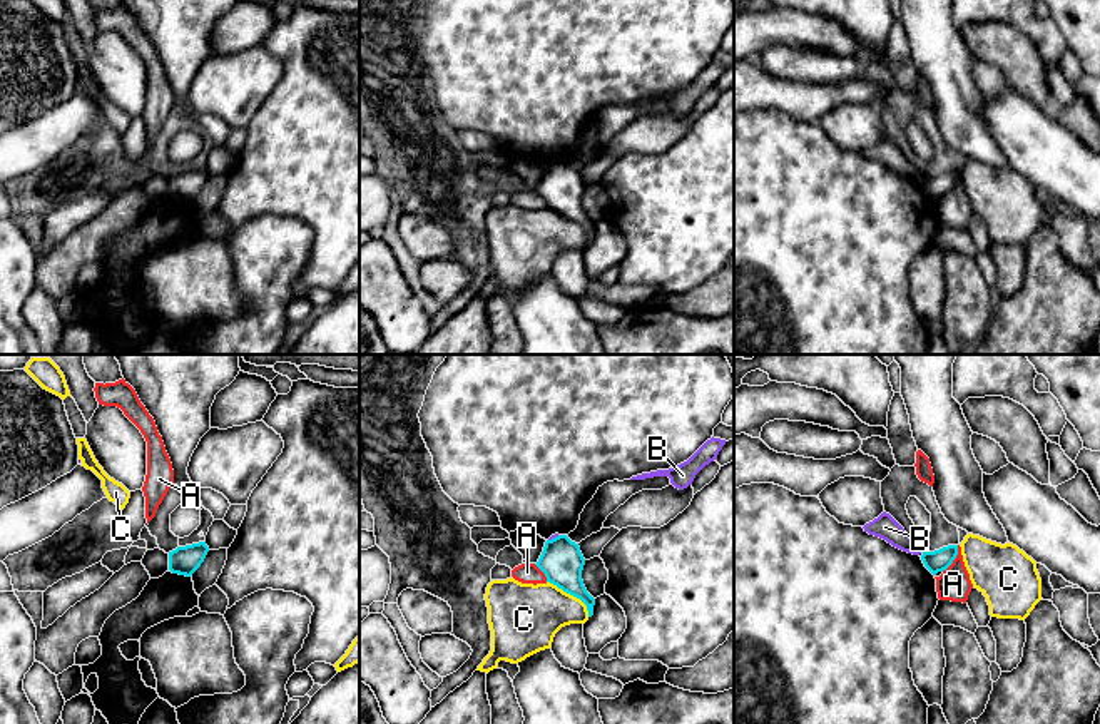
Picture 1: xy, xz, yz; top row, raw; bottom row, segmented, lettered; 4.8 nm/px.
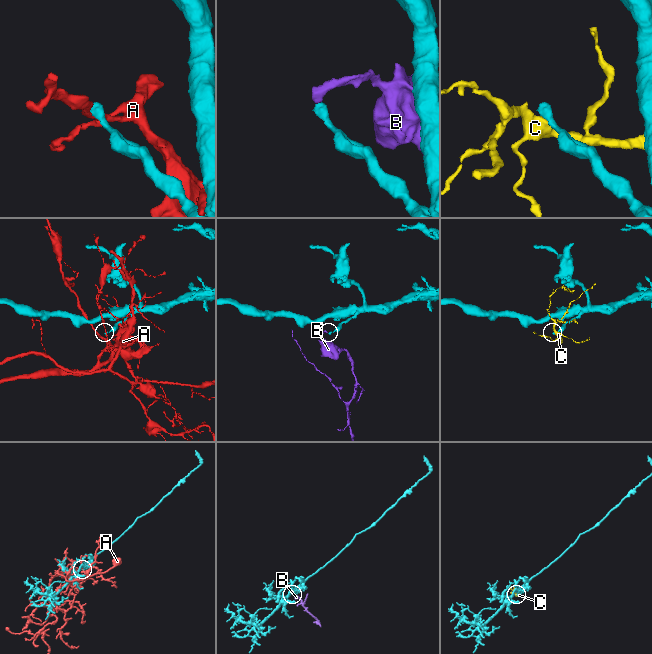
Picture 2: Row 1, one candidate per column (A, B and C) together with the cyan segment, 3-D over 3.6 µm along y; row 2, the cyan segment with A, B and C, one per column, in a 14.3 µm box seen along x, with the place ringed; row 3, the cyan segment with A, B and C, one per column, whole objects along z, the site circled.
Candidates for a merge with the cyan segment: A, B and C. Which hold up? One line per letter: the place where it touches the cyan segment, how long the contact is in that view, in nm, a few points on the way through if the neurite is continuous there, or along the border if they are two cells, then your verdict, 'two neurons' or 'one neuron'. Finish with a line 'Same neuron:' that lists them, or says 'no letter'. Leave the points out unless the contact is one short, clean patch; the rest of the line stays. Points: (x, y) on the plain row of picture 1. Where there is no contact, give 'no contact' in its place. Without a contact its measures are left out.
A: meets cyan in yz at (955, 183); contact 150 nm long; two neurons
B: meets cyan in xz at (555, 163); contact 60 nm long; border along xz (559, 161), (549, 166); two neurons
C: meets cyan in xz at (572, 219); contact 260 nm long; border along xz (547, 206), (575, 221), (585, 231), (589, 241); two neurons
Same neuron: no letter

